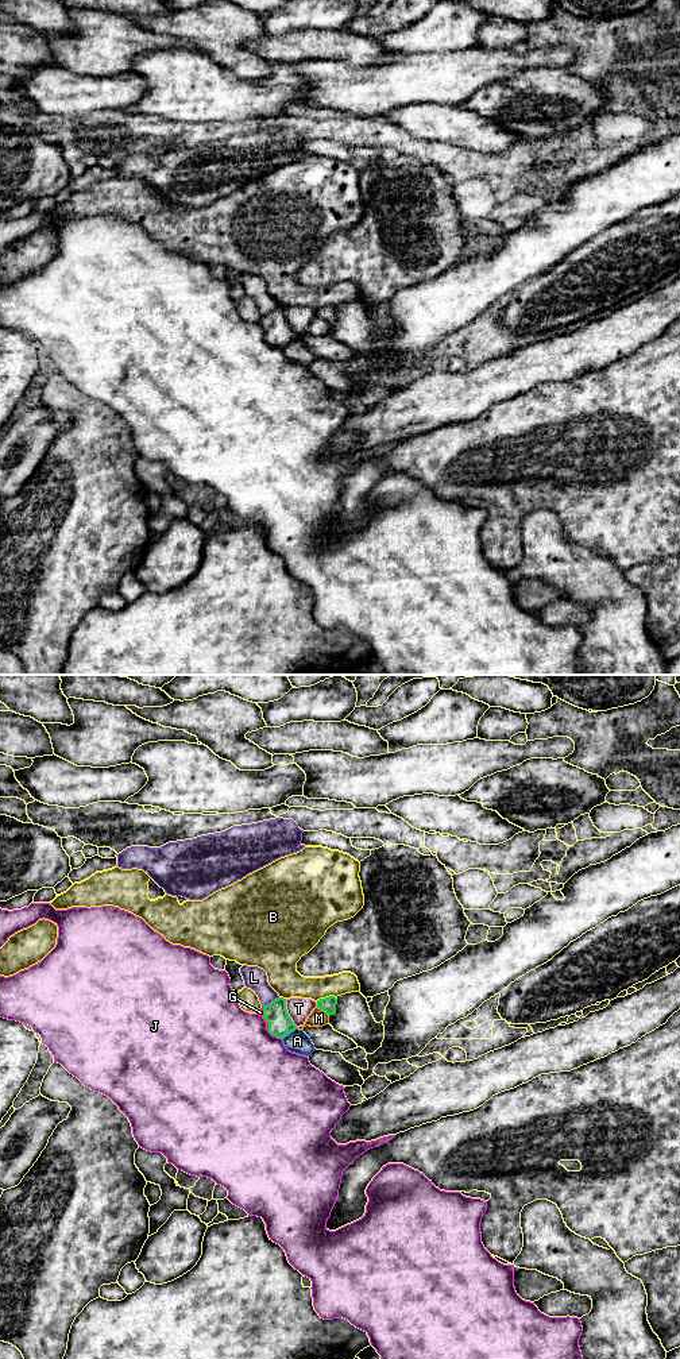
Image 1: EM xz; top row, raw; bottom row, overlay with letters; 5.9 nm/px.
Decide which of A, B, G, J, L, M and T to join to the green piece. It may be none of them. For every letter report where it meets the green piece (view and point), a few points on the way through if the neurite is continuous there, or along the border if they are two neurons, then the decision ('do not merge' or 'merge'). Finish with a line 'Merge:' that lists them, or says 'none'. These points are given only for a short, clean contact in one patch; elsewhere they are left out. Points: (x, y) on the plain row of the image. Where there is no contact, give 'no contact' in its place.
A: xz (289, 342) | do not merge
B: xz (325, 307) | do not merge
G: xz (265, 327) | across xz (279, 332), (274, 327), (265, 327), (261, 321) | merge
J: xz (269, 340) | do not merge
L: xz (271, 311) | do not merge
M: xz (323, 319) | do not merge
T: xz (286, 321) | do not merge
Merge: G

